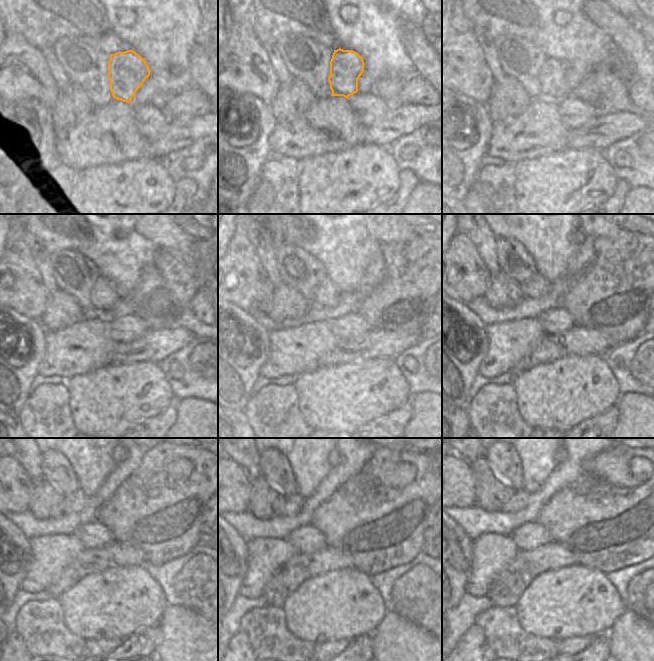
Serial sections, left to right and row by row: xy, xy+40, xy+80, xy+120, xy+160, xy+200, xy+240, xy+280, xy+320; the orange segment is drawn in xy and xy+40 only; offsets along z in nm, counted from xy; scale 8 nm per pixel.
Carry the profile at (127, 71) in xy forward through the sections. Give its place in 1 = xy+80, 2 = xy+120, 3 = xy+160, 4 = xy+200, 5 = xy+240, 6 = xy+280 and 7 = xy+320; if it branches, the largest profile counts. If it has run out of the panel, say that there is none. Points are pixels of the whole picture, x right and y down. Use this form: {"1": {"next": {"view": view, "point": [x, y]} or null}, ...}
{"1": {"next": {"view": "xy+80", "point": [564, 72]}}, "2": {"next": {"view": "xy+120", "point": [105, 294]}}, "3": {"next": {"view": "xy+160", "point": [327, 294]}}, "4": {"next": {"view": "xy+200", "point": [538, 287]}}, "5": {"next": {"view": "xy+240", "point": [77, 501]}}, "6": {"next": {"view": "xy+280", "point": [294, 503]}}, "7": {"next": {"view": "xy+320", "point": [519, 500]}}}

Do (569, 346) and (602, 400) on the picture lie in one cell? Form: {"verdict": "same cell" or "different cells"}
{"verdict": "different cells"}

